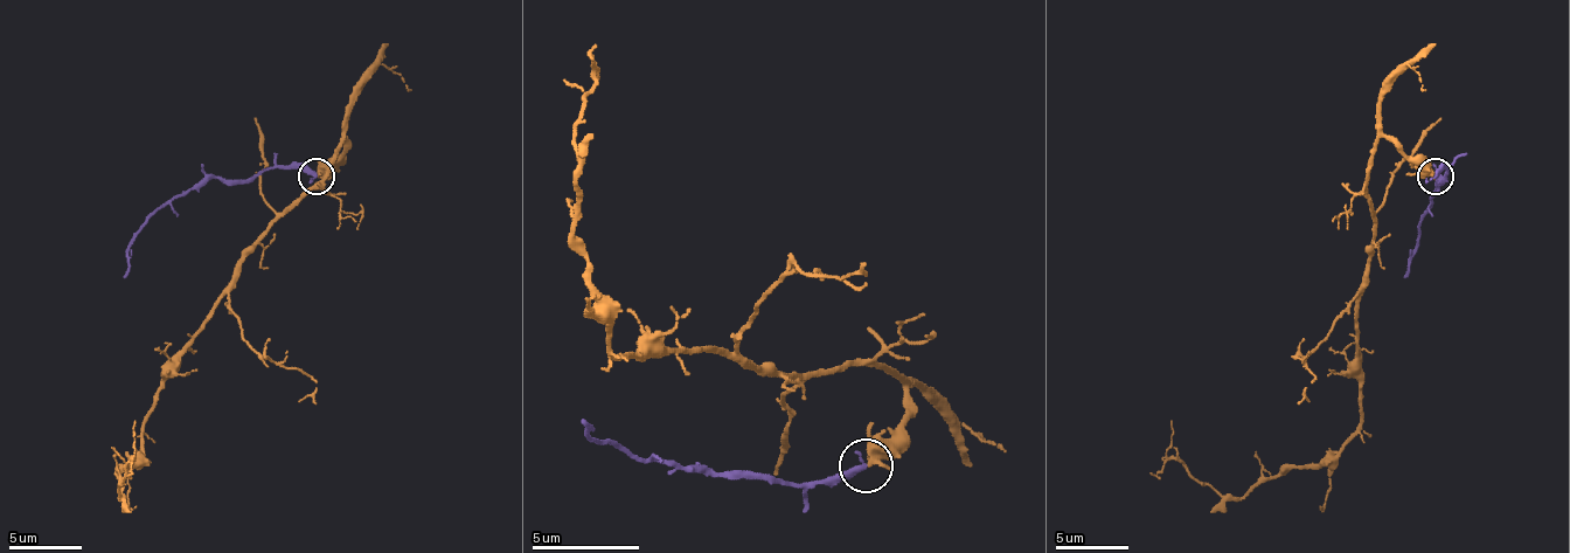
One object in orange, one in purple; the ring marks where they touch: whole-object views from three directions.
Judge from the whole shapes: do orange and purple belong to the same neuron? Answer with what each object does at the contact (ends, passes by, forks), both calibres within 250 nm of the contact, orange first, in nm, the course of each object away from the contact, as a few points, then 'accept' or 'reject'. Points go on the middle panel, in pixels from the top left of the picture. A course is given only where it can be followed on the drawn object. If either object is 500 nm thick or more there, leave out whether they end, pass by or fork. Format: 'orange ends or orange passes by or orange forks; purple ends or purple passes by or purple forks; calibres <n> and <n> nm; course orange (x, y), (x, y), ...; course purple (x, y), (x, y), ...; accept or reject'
orange ends; purple ends; calibres 440 and 340 nm; course orange (869, 467), (908, 413), (869, 364), (610, 348), (572, 235), (572, 121), (599, 77); course purple (865, 467), (815, 483), (783, 483), (702, 472), (605, 446), (583, 419); accept

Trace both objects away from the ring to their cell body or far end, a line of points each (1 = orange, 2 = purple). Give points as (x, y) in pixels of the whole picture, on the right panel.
1: (1436, 177), (1381, 137), (1355, 434), (1220, 496), (1165, 453), (1172, 419)
2: (1436, 177), (1447, 170), (1444, 180), (1439, 177), (1403, 276)

